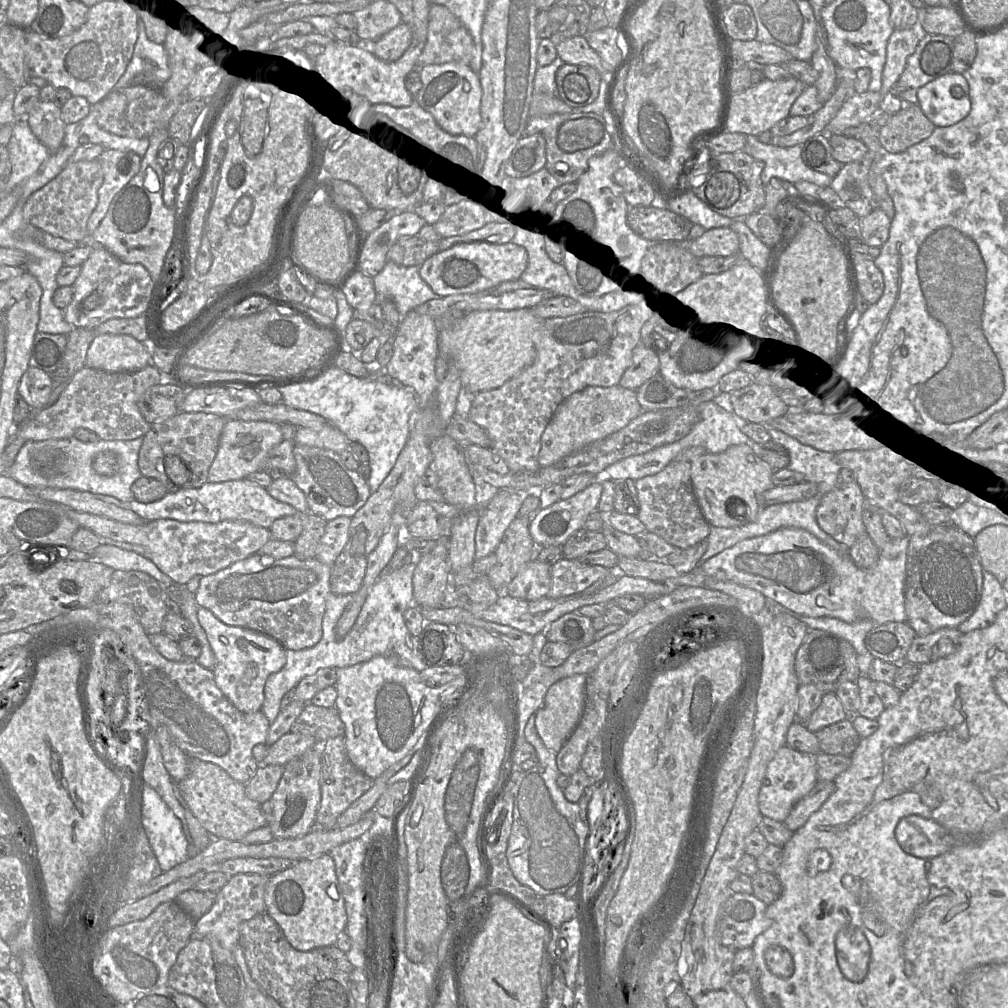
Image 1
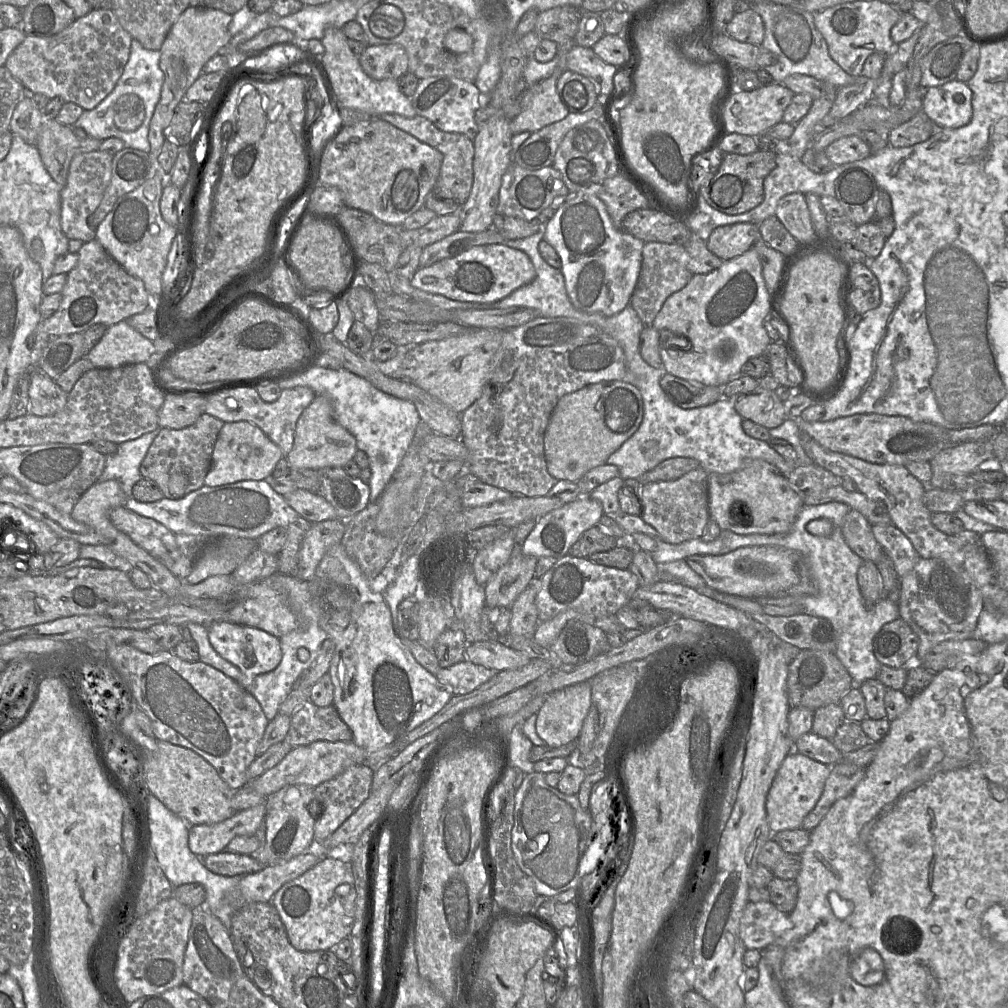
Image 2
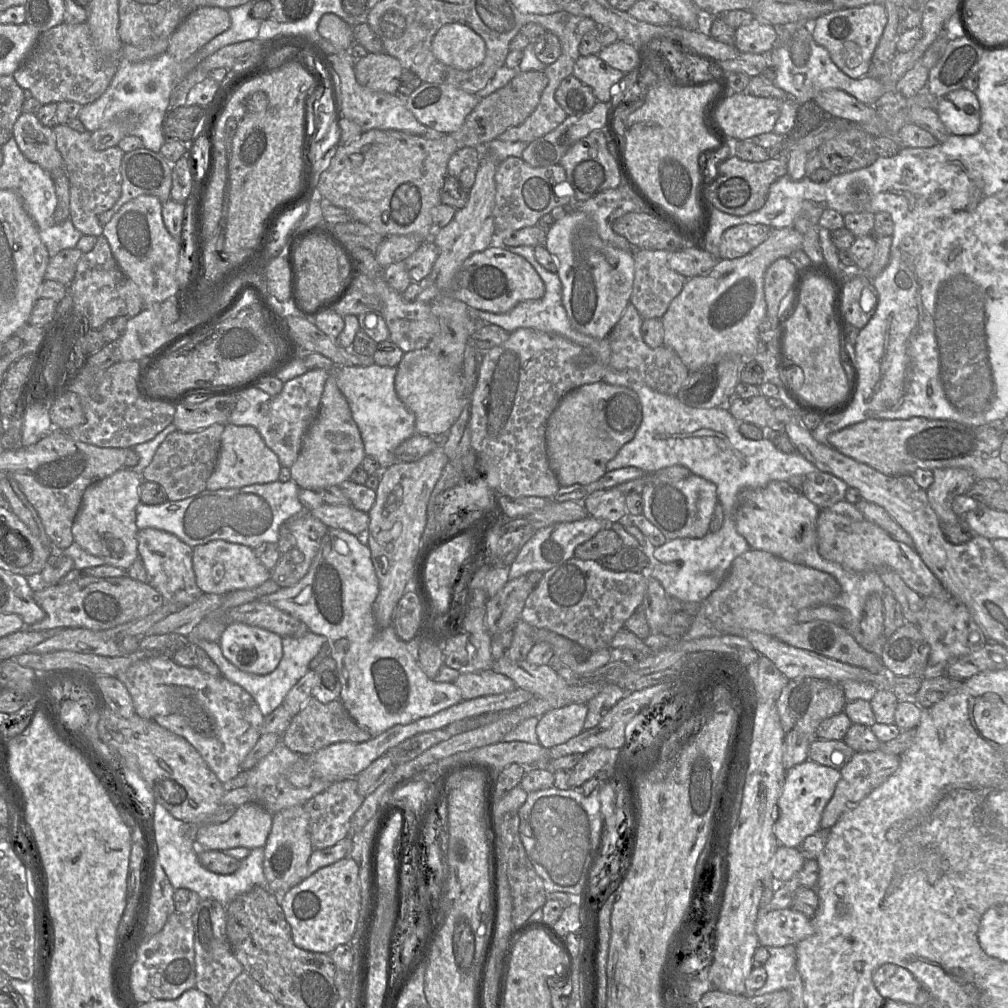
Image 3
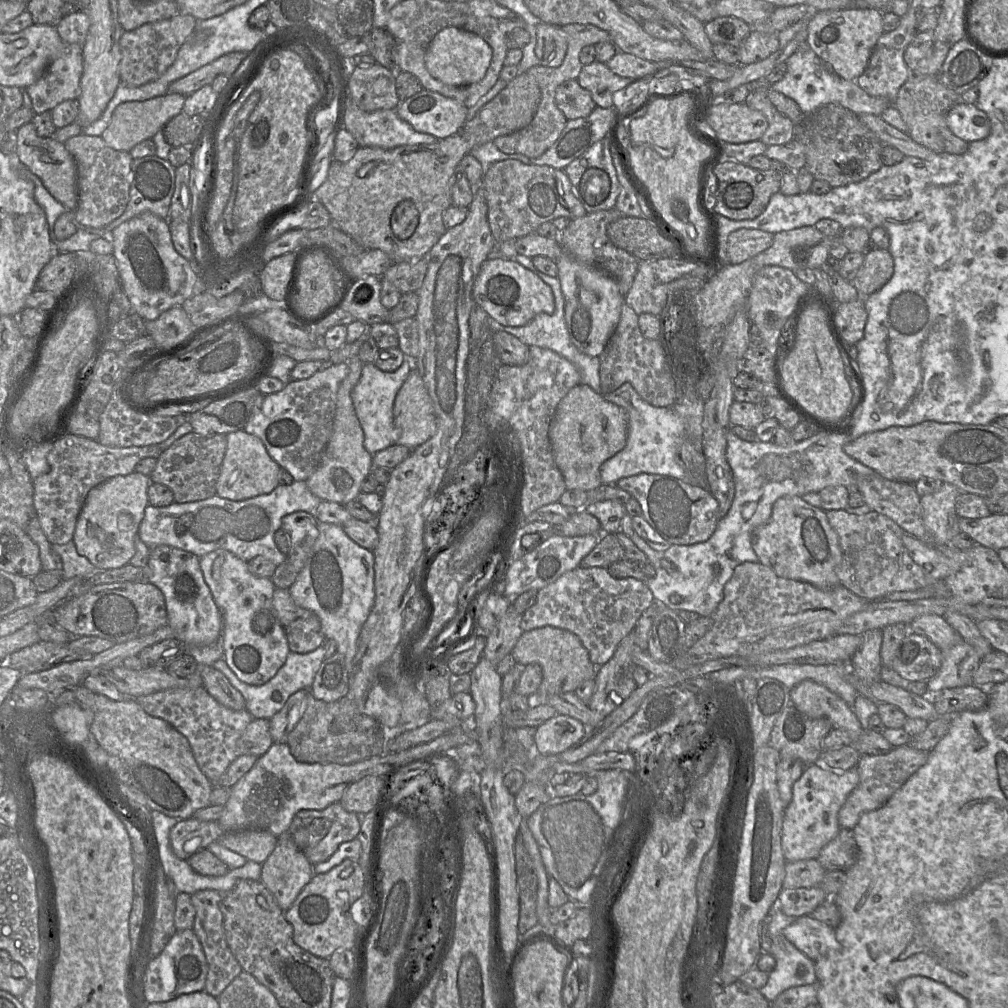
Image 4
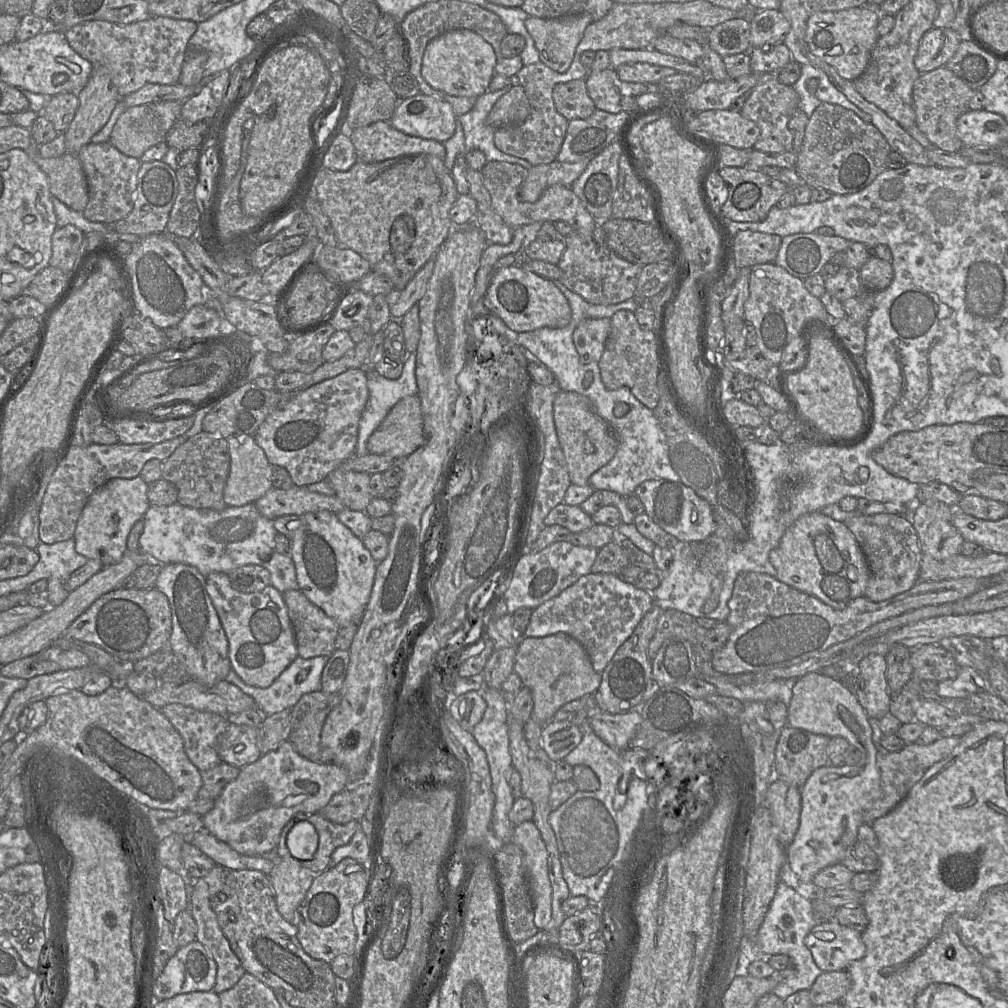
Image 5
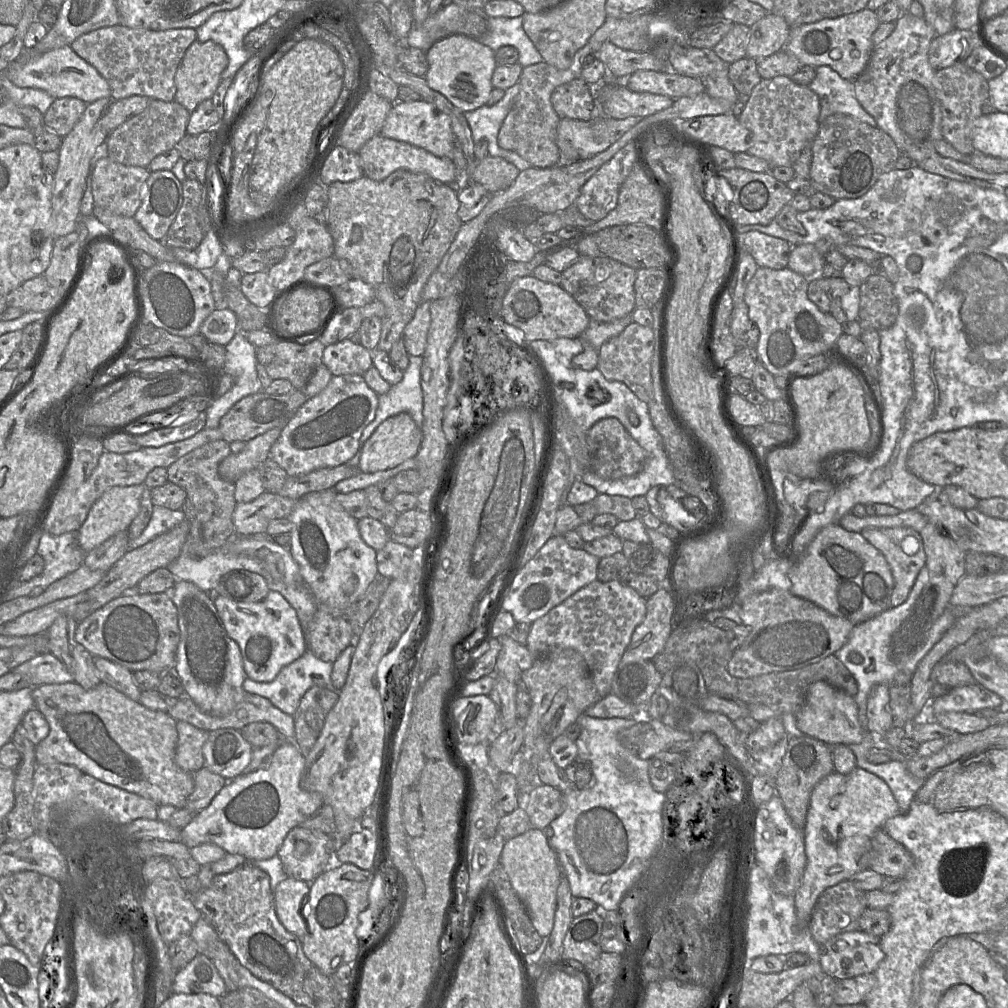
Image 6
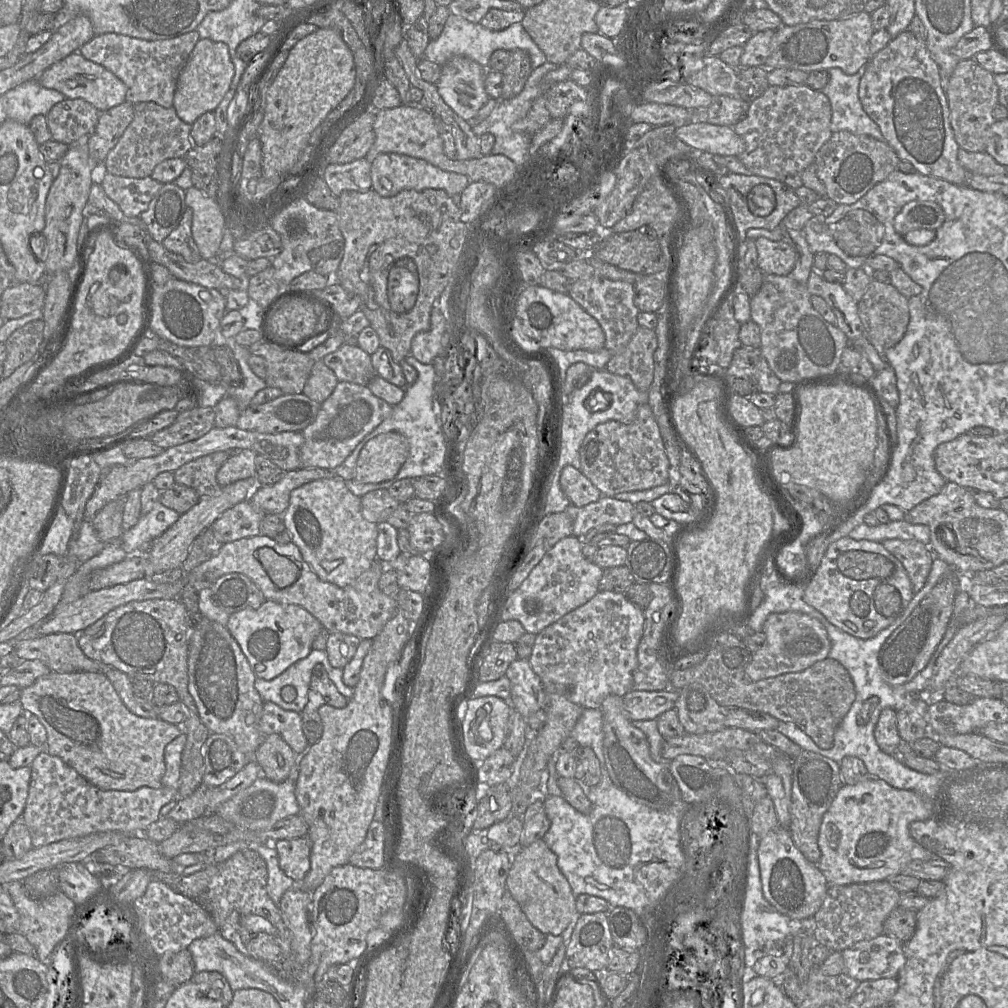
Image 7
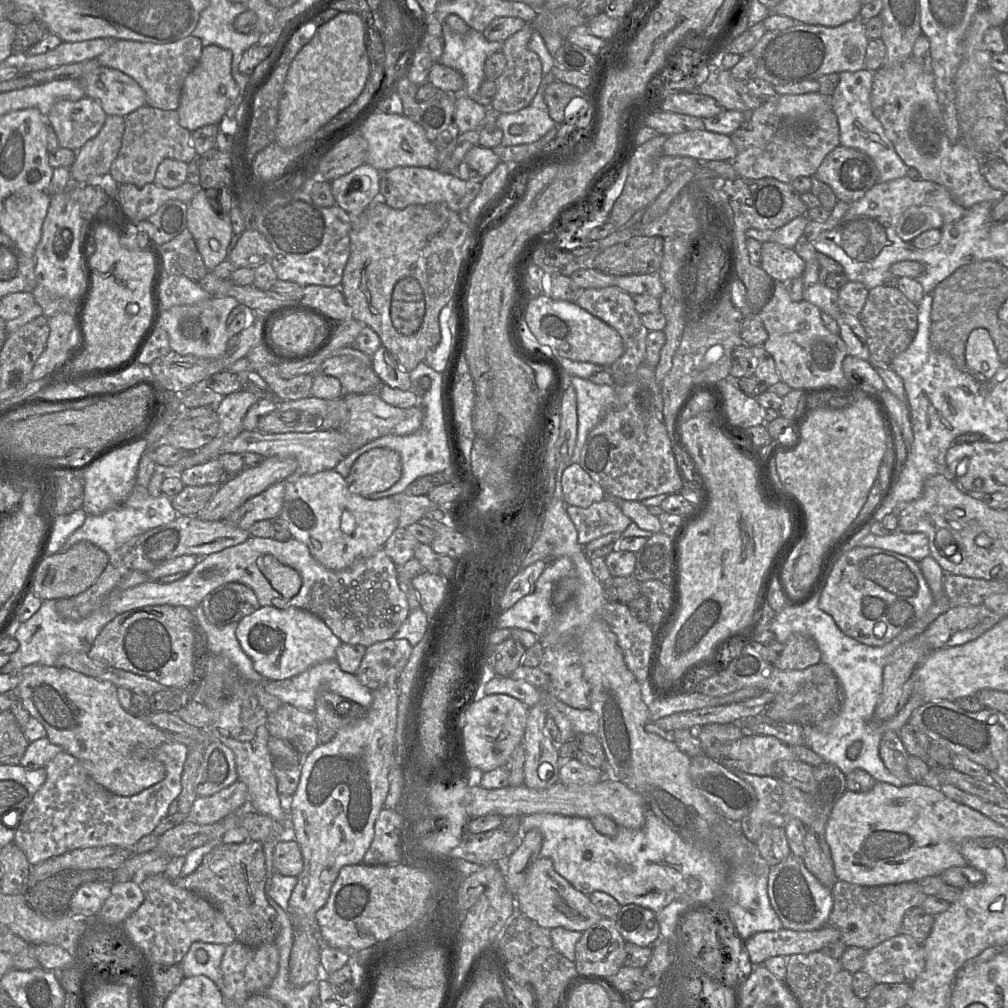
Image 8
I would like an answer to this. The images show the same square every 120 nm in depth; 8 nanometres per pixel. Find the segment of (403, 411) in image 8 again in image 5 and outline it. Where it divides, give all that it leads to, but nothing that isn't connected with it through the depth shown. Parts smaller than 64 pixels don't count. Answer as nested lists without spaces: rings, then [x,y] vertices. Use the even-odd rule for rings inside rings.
[[[351,368],[338,376],[314,384],[294,393],[284,406],[277,406],[253,435],[263,449],[269,463],[285,468],[294,486],[303,487],[320,482],[341,463],[354,456],[358,424],[369,397],[367,374],[360,368]]]

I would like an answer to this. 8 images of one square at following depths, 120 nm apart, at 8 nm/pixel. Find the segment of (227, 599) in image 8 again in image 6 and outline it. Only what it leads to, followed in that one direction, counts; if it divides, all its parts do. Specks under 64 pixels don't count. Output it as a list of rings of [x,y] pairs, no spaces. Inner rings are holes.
[[[242,569],[227,572],[215,587],[215,595],[221,595],[237,602],[262,601],[269,591],[263,576]]]

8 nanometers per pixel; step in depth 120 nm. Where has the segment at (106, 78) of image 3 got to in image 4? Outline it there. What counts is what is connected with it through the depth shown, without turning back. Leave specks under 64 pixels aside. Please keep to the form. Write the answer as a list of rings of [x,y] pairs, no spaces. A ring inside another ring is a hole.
[[[77,43],[66,44],[62,54],[58,58],[56,58],[55,60],[53,60],[52,62],[50,62],[48,64],[48,66],[46,67],[42,76],[36,82],[34,82],[33,84],[31,84],[30,86],[28,86],[26,88],[21,88],[21,89],[26,89],[27,93],[29,94],[29,96],[31,98],[31,102],[32,102],[32,111],[34,112],[34,114],[40,114],[40,113],[45,112],[45,111],[51,111],[56,105],[58,105],[59,103],[61,103],[65,100],[77,100],[77,98],[79,97],[80,92],[81,92],[81,90],[80,90],[80,80],[81,80],[82,72],[83,72],[82,45],[77,44]]]

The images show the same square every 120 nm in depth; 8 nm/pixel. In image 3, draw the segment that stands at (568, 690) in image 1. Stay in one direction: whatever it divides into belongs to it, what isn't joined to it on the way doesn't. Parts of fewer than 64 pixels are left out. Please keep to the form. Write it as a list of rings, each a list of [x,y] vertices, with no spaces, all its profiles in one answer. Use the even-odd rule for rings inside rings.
[[[571,703],[541,715],[536,725],[539,744],[551,748],[580,734],[587,711],[586,703]]]

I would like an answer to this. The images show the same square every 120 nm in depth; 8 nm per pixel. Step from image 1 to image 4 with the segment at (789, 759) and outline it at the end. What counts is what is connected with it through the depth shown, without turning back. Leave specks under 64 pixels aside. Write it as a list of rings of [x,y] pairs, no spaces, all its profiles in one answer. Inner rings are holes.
[[[815,763],[805,766],[801,777],[793,785],[792,800],[784,809],[781,845],[786,861],[793,862],[818,857],[821,849],[838,835],[841,829],[838,813],[858,783],[859,774],[856,766],[849,770],[824,769]]]

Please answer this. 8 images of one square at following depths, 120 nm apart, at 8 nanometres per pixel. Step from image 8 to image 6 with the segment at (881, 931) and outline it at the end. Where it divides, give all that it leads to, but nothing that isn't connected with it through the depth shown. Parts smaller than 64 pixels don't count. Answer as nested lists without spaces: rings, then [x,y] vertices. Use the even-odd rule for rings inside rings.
[[[849,880],[825,889],[810,918],[812,937],[822,945],[841,933],[861,931],[859,921],[867,908],[865,892],[857,889]]]

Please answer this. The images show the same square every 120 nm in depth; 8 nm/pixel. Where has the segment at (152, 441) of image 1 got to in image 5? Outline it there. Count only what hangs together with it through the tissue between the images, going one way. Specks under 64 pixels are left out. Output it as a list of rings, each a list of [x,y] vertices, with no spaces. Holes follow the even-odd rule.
[[[201,431],[180,445],[169,458],[162,462],[162,479],[174,484],[178,490],[177,502],[196,509],[221,511],[227,507],[223,491],[229,476],[230,454],[227,439]]]

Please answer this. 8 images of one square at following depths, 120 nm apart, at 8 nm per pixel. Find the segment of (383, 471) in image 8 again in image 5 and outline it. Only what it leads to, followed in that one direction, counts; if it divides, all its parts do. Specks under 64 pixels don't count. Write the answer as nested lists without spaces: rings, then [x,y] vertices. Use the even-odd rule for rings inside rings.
[[[418,395],[397,402],[367,441],[368,454],[388,455],[397,461],[424,444],[423,416]]]

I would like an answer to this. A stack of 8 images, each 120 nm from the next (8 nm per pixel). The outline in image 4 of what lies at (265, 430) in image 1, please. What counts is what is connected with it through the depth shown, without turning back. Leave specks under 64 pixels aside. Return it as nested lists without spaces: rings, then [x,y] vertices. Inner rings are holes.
[[[244,430],[228,433],[226,437],[227,447],[216,484],[216,495],[241,501],[271,493],[279,485],[281,467],[269,456],[262,441]]]

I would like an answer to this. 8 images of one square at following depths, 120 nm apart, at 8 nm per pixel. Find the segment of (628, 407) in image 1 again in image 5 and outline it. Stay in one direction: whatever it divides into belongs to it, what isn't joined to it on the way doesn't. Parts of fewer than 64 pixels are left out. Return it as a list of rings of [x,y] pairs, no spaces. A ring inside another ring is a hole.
[[[560,391],[553,402],[553,419],[571,484],[585,486],[590,476],[615,455],[617,440],[608,423],[594,410],[589,399],[577,392]]]

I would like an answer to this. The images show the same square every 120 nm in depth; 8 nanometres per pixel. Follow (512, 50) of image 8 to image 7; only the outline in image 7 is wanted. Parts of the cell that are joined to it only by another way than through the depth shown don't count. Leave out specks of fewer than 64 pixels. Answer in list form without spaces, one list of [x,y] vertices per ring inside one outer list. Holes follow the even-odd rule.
[[[516,49],[509,52],[511,53],[509,63],[502,71],[502,94],[497,100],[507,100],[517,96],[523,90],[533,70],[530,56],[526,51]]]

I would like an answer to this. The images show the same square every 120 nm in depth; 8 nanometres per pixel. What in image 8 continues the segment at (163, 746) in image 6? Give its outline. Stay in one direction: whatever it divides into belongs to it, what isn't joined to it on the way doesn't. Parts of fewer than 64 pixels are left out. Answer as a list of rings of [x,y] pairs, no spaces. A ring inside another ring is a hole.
[[[30,665],[25,667],[21,671],[16,671],[16,673],[21,674],[21,682],[17,687],[18,695],[22,699],[23,705],[26,708],[26,710],[29,712],[30,716],[36,718],[45,727],[48,740],[52,744],[60,746],[64,752],[77,758],[83,764],[88,774],[99,785],[103,786],[104,788],[106,788],[107,790],[109,790],[114,794],[121,795],[121,796],[132,796],[157,784],[158,782],[162,781],[165,778],[166,769],[162,762],[158,761],[155,757],[153,757],[151,753],[149,753],[149,757],[143,758],[142,760],[136,760],[132,756],[132,750],[138,744],[144,744],[150,749],[155,749],[161,744],[172,741],[173,735],[179,735],[179,734],[174,734],[162,730],[154,726],[152,723],[148,722],[146,719],[135,717],[132,714],[130,714],[128,711],[126,711],[119,702],[118,695],[117,695],[117,687],[113,683],[109,681],[95,679],[93,677],[84,675],[80,672],[76,672],[69,668],[56,667],[56,666]]]

